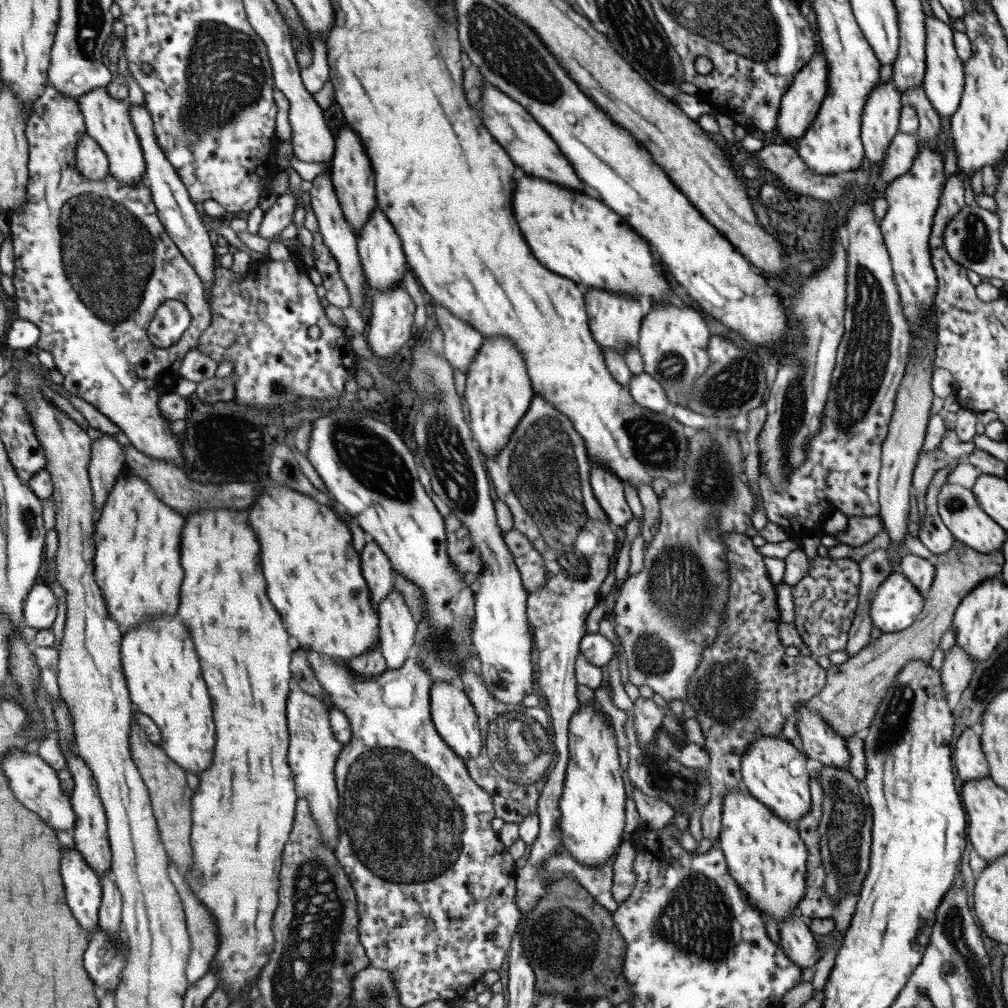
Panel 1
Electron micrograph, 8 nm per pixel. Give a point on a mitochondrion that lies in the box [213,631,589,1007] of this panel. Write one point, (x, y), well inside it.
(417, 827)

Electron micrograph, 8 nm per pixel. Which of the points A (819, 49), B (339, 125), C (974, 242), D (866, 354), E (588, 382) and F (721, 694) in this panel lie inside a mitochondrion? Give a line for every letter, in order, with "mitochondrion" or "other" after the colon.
A: other
B: other
C: mitochondrion
D: mitochondrion
E: other
F: mitochondrion

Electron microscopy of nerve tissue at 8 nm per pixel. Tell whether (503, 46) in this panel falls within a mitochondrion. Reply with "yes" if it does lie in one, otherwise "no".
yes

